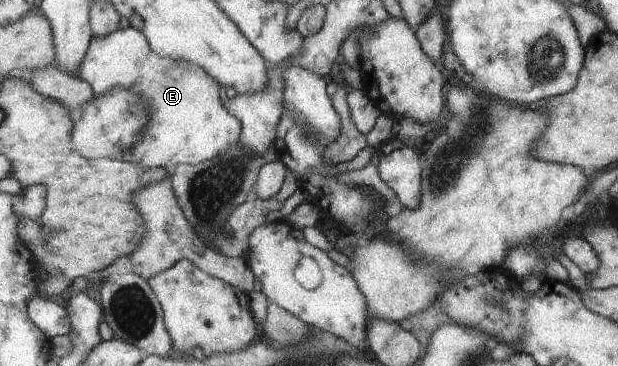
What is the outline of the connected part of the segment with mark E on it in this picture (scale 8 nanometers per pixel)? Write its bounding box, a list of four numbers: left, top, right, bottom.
[75,28,240,168]

